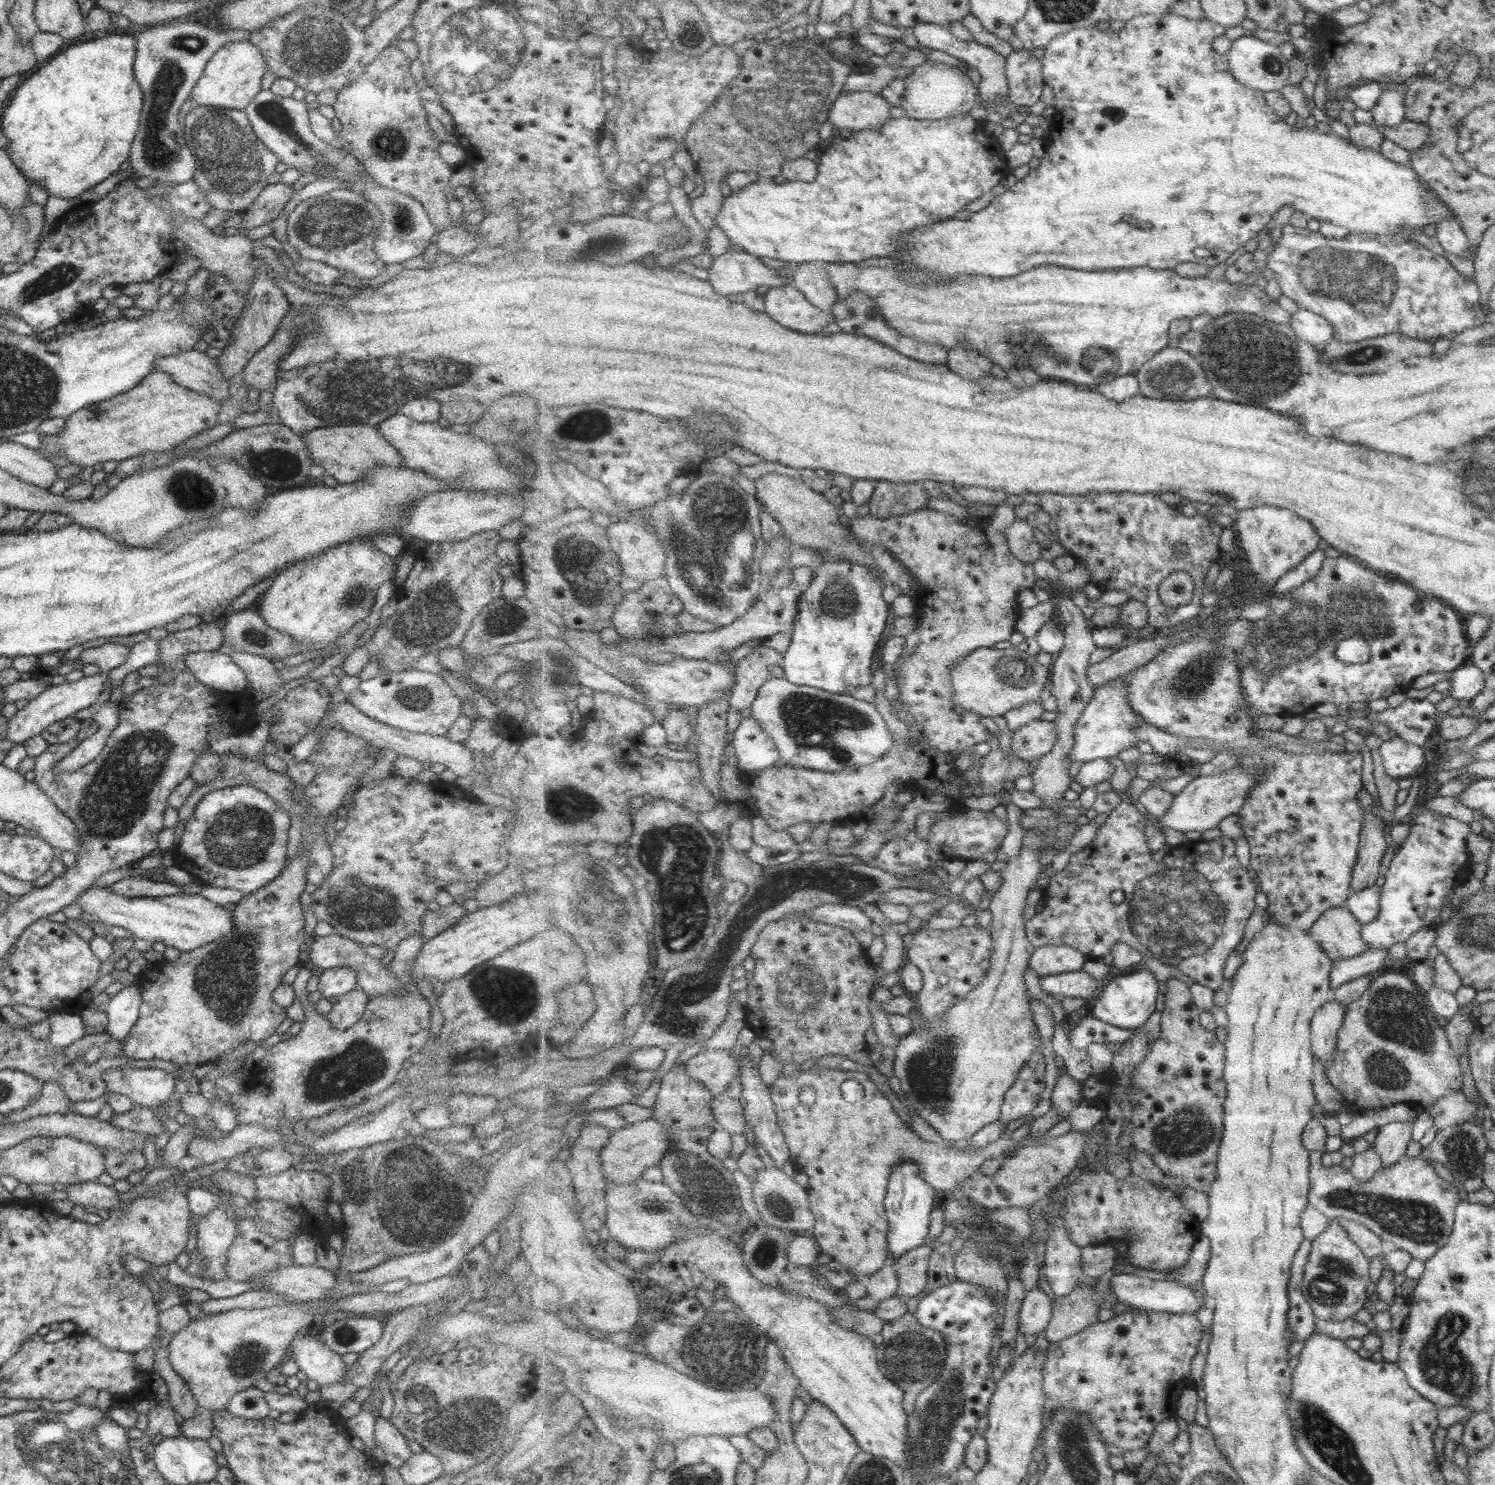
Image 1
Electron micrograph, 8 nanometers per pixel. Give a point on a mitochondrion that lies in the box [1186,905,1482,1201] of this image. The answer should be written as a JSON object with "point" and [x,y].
{"point":[1395,1013]}

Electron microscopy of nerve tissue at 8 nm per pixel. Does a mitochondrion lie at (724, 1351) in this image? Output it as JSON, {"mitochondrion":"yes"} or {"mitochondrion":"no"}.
{"mitochondrion":"yes"}

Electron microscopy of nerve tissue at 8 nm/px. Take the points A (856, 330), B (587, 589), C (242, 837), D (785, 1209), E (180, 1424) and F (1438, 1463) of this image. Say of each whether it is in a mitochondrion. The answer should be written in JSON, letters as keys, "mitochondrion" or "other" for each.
{"A":"other","B":"mitochondrion","C":"mitochondrion","D":"mitochondrion","E":"other","F":"other"}

